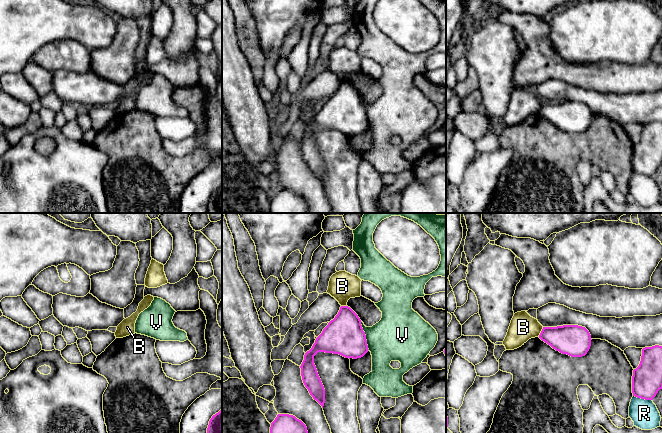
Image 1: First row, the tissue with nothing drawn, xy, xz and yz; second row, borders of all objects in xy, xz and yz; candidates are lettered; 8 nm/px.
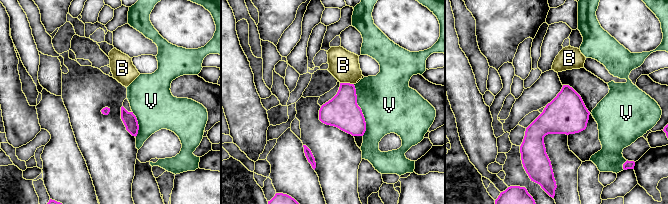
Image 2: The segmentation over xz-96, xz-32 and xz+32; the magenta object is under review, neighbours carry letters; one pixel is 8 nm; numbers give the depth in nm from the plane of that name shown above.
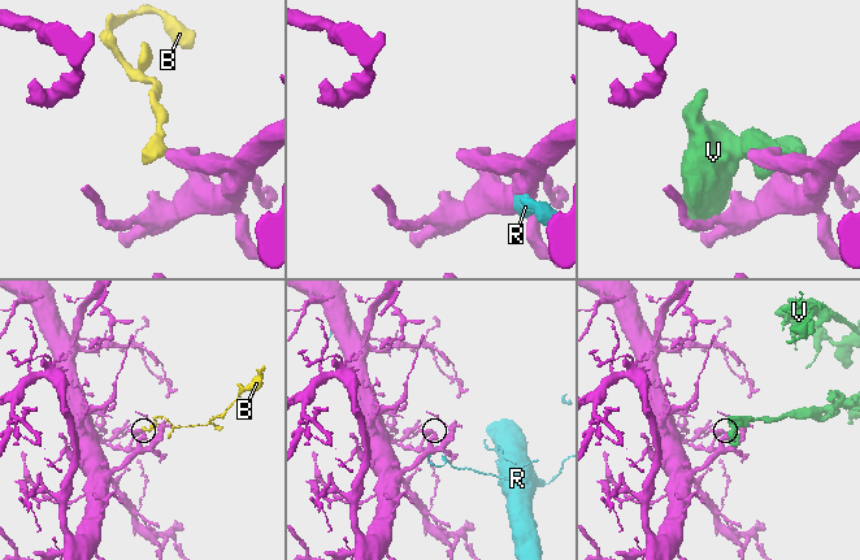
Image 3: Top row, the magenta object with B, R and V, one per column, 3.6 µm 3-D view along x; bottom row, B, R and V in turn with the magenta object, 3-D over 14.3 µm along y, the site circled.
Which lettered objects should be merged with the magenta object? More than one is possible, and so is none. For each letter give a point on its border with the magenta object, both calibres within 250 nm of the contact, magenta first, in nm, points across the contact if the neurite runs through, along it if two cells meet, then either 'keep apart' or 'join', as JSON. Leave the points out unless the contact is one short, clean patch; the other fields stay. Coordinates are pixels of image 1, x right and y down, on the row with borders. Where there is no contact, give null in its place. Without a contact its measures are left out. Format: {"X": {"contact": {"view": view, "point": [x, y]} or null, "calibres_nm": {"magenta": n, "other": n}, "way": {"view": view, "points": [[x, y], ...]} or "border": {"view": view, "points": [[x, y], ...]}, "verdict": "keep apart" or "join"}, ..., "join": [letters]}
{"B": {"contact": {"view": "yz", "point": [541, 332]}, "calibres_nm": {"magenta": 240, "other": 220}, "border": {"view": "yz", "points": [[543, 327], [538, 336]]}, "verdict": "keep apart"}, "R": {"contact": {"view": "yz", "point": [642, 398]}, "calibres_nm": {"magenta": 240, "other": 220}, "verdict": "keep apart"}, "V": {"contact": {"view": "xz", "point": [365, 335]}, "calibres_nm": {"magenta": 320, "other": 380}, "verdict": "keep apart"}, "join": []}

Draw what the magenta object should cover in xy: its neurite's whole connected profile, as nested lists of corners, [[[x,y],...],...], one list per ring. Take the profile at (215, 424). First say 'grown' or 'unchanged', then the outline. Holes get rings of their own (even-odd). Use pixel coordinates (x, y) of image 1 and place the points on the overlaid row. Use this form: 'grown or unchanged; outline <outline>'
unchanged; outline [[[222,409],[210,419],[207,433],[222,433]]]

